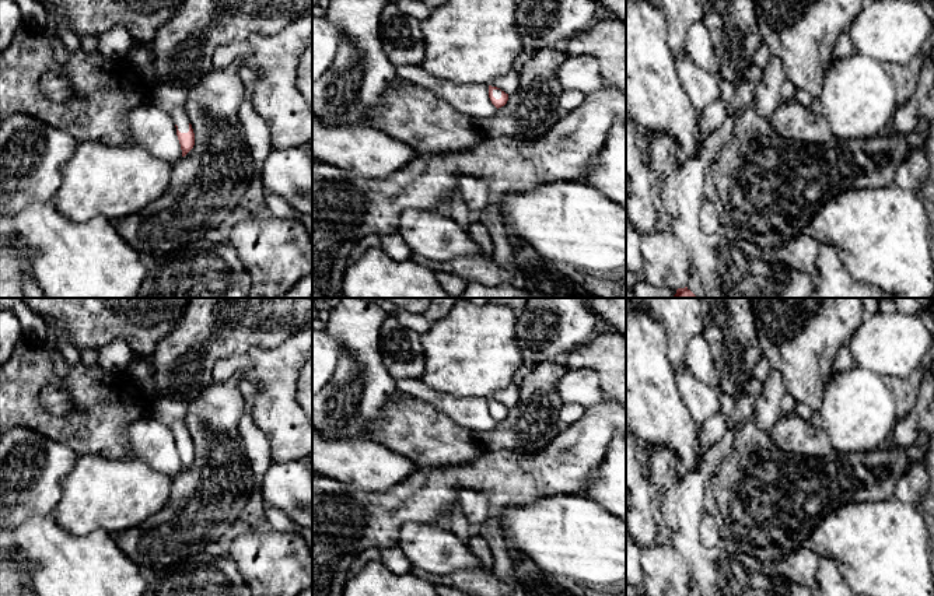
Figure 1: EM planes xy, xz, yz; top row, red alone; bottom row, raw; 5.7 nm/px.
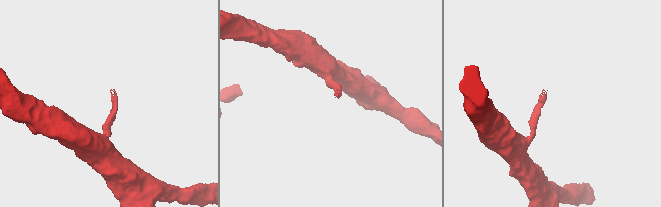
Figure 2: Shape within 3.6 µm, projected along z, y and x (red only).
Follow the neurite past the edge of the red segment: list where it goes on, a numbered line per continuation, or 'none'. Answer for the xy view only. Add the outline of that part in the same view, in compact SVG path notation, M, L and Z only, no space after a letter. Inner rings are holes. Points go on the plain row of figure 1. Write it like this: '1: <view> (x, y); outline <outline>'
1: xy (178, 428); outline M175 423L172 427L171 427L175 438L178 439L178 444L181 446L188 446L189 445L189 434L188 434L188 430L185 427L185 424L182 423Z

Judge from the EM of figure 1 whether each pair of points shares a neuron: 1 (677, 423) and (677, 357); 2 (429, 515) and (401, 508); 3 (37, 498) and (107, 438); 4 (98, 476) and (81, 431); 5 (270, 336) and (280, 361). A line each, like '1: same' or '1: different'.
1: different
2: same
3: different
4: different
5: different

